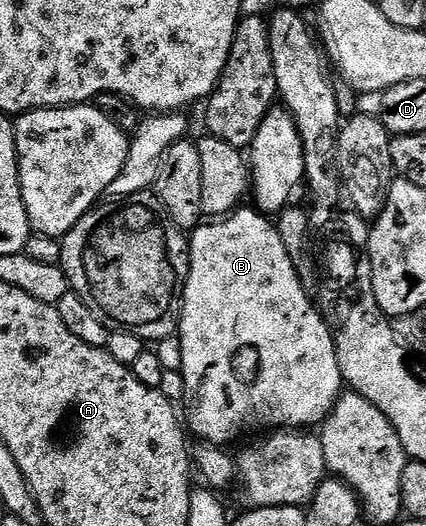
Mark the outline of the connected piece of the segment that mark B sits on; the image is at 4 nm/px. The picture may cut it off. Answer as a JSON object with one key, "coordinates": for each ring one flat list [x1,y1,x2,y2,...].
{"coordinates":[[238,208,228,216,222,216,216,220,206,221,204,224,197,227,192,231,189,238,189,275,185,281,185,297,181,300,181,320,179,323,179,337,181,339,181,351,183,352,183,364,181,365,181,375,185,381,185,397,183,399,184,405,189,405,189,422,187,418,187,430,190,435,193,434,195,439,200,440,202,443,213,443,217,447,224,447,225,442,233,442,240,436,244,430,257,430,261,429,261,432,272,432,278,428,313,428,318,424,325,421,325,417,333,411,333,405,336,404,337,399,341,397,343,393,343,383,341,381,341,373,339,372,339,360,337,359,337,343,335,341,334,331,324,322,322,311,318,309,315,302,312,302,310,295,306,293,303,281,297,275,295,268,292,266,291,258,287,254,287,248,283,244,283,240,279,236,276,225,266,215,258,212,256,209,250,208]]}

